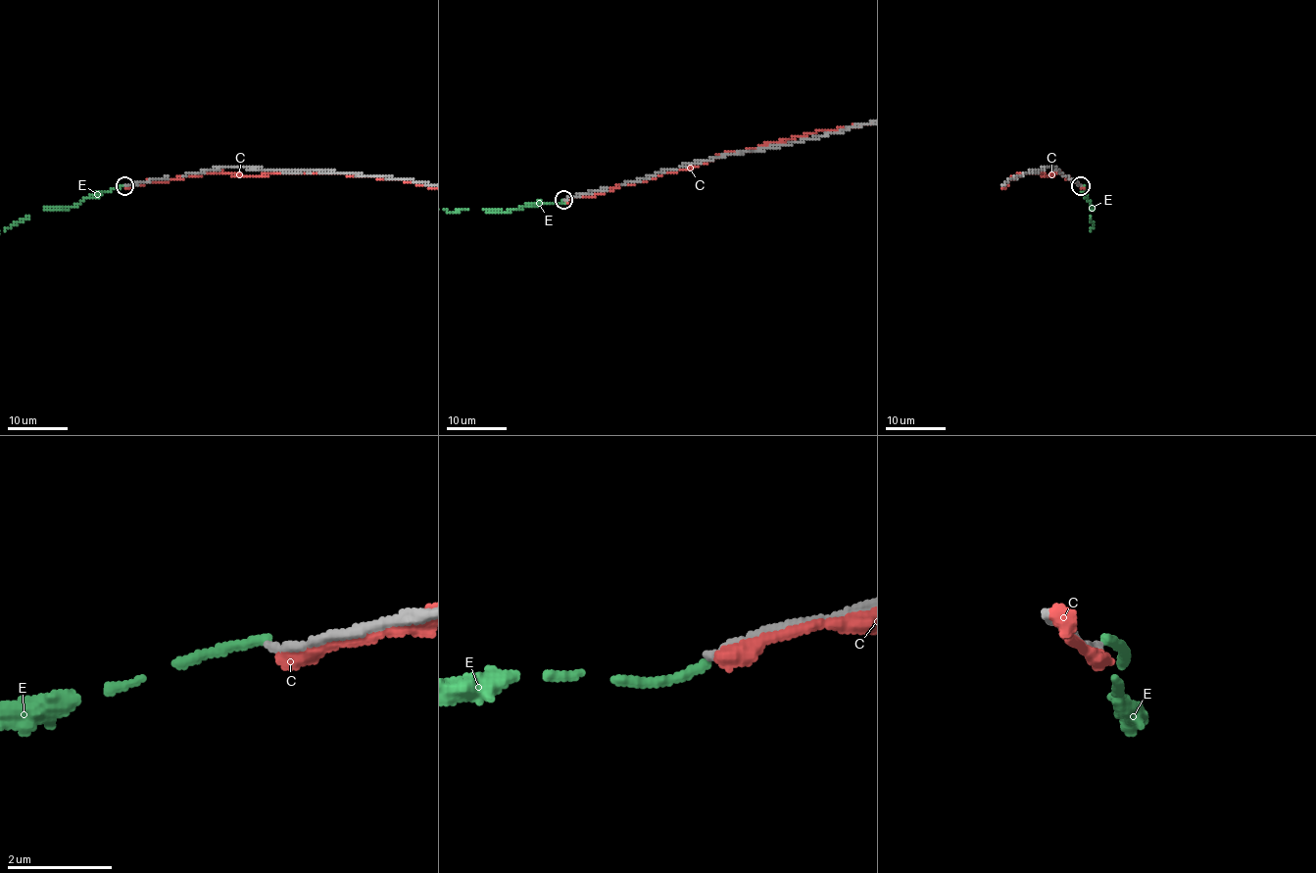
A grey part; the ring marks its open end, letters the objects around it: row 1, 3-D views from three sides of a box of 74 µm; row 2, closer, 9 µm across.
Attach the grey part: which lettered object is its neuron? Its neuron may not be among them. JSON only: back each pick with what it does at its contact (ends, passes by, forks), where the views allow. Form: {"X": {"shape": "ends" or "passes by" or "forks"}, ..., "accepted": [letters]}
{"accepted": []}

